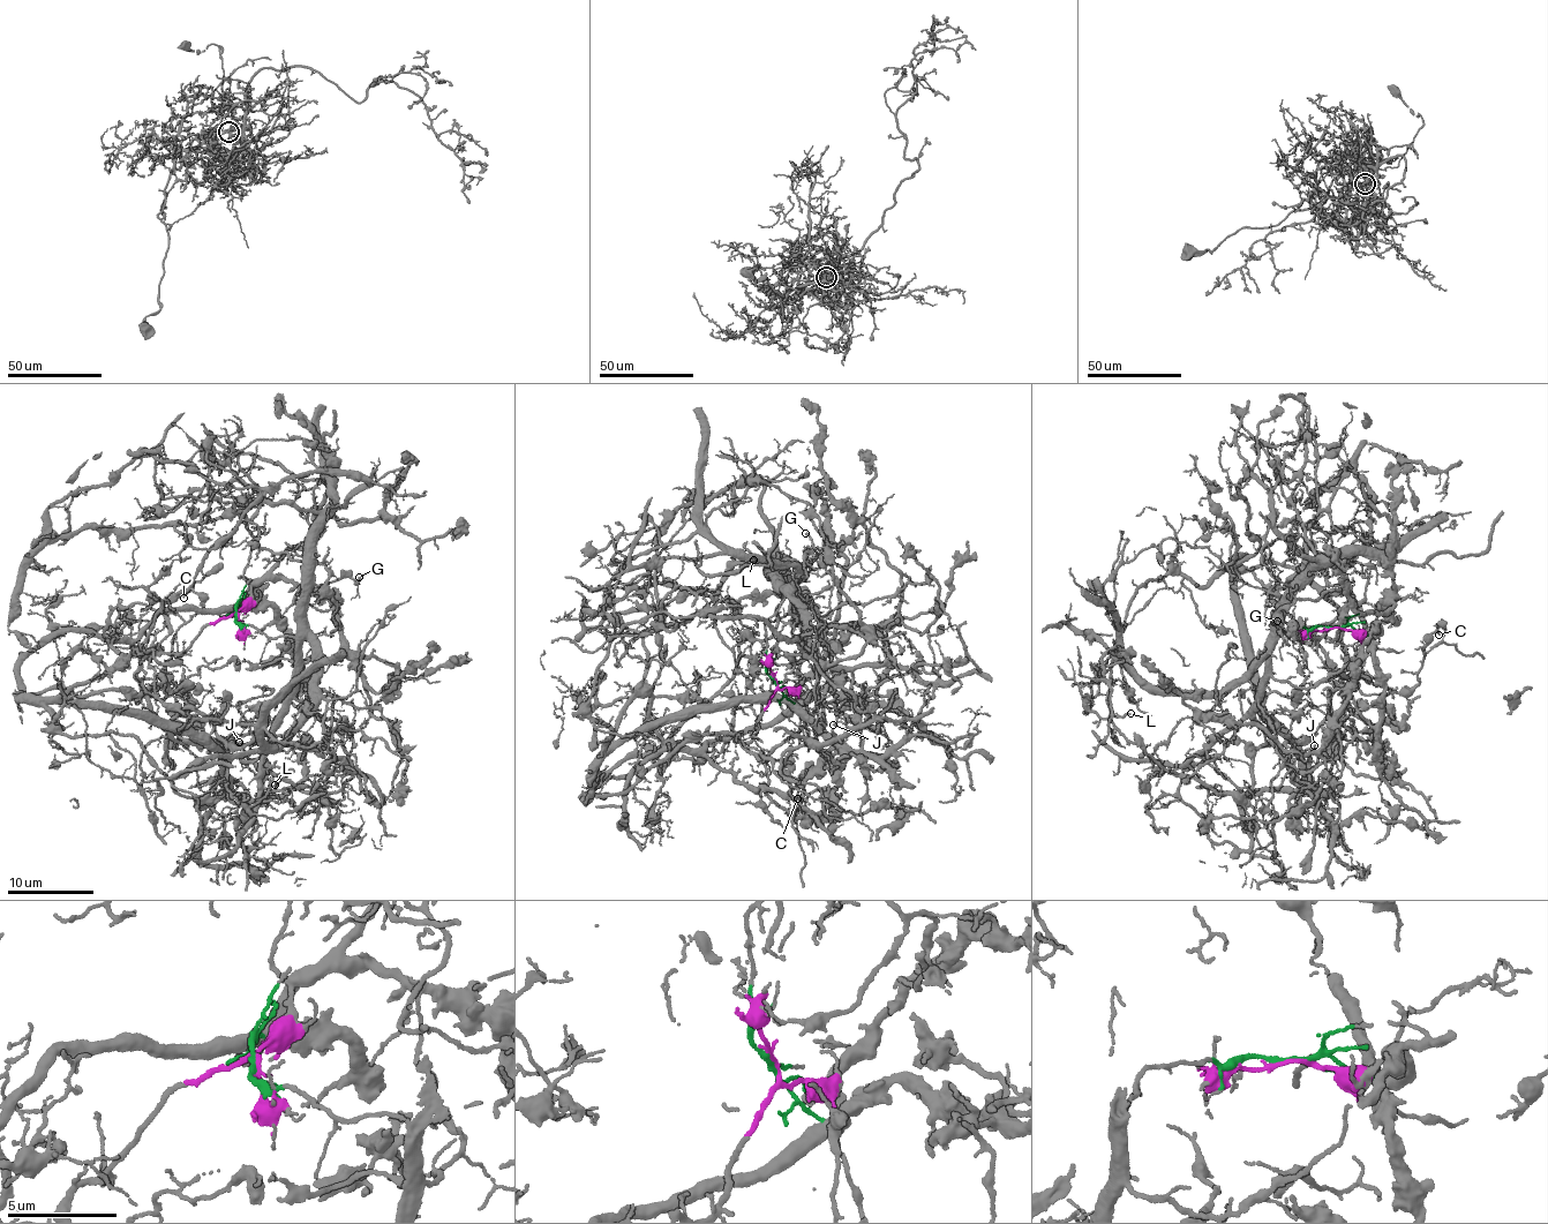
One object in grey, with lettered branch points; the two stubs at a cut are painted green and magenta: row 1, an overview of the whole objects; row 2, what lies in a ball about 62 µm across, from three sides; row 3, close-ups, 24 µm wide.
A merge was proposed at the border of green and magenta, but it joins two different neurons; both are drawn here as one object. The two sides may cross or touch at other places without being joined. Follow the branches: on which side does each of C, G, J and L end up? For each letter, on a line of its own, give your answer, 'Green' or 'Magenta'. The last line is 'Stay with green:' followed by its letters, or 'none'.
C: Magenta
G: Green
J: Magenta
L: Green
Stay with green: G, L

